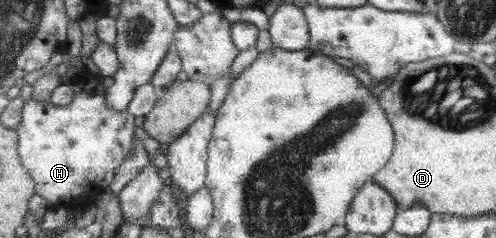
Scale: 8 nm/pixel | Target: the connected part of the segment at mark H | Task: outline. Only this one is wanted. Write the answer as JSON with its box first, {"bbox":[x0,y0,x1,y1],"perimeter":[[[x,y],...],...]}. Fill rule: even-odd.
{"bbox":[16,39,136,211],"perimeter":[[[98,39],[98,44],[94,52],[91,54],[91,59],[97,65],[98,77],[94,78],[88,73],[80,72],[78,77],[75,78],[74,82],[72,83],[72,86],[74,86],[75,89],[75,98],[70,105],[67,105],[66,107],[59,107],[59,105],[54,105],[51,101],[40,102],[34,100],[31,97],[26,101],[22,123],[20,123],[20,125],[16,129],[16,131],[18,131],[19,133],[19,153],[20,153],[20,157],[24,161],[24,167],[28,171],[30,171],[30,173],[33,175],[33,178],[36,180],[37,183],[36,194],[40,195],[46,201],[48,201],[48,204],[51,208],[59,207],[59,206],[68,206],[69,208],[74,209],[74,211],[76,211],[77,209],[80,209],[80,207],[83,204],[94,203],[96,195],[98,195],[98,193],[102,193],[101,191],[104,189],[104,187],[108,187],[108,186],[110,187],[111,183],[114,181],[116,170],[118,170],[119,167],[123,165],[123,163],[126,161],[126,158],[129,156],[129,153],[134,149],[135,146],[134,129],[136,129],[136,126],[134,126],[134,116],[130,114],[128,111],[120,113],[119,111],[112,109],[107,104],[106,87],[104,87],[104,84],[102,84],[101,81],[101,78],[105,78],[105,77],[114,78],[114,75],[116,75],[116,72],[120,67],[120,60],[118,54],[116,53],[115,48],[112,47],[111,45],[107,45],[107,43],[103,43],[103,41]],[[88,81],[92,85],[94,85],[94,91],[91,93],[86,93],[86,89],[84,89],[84,83]]]}

